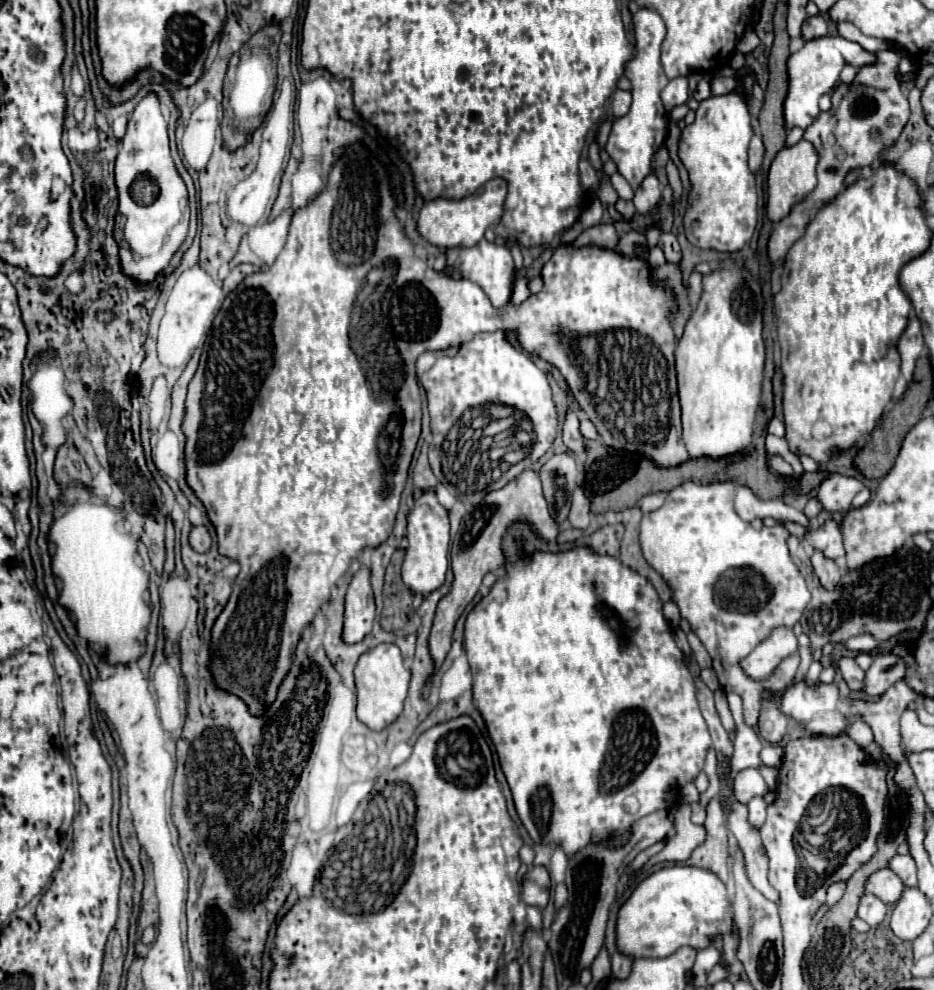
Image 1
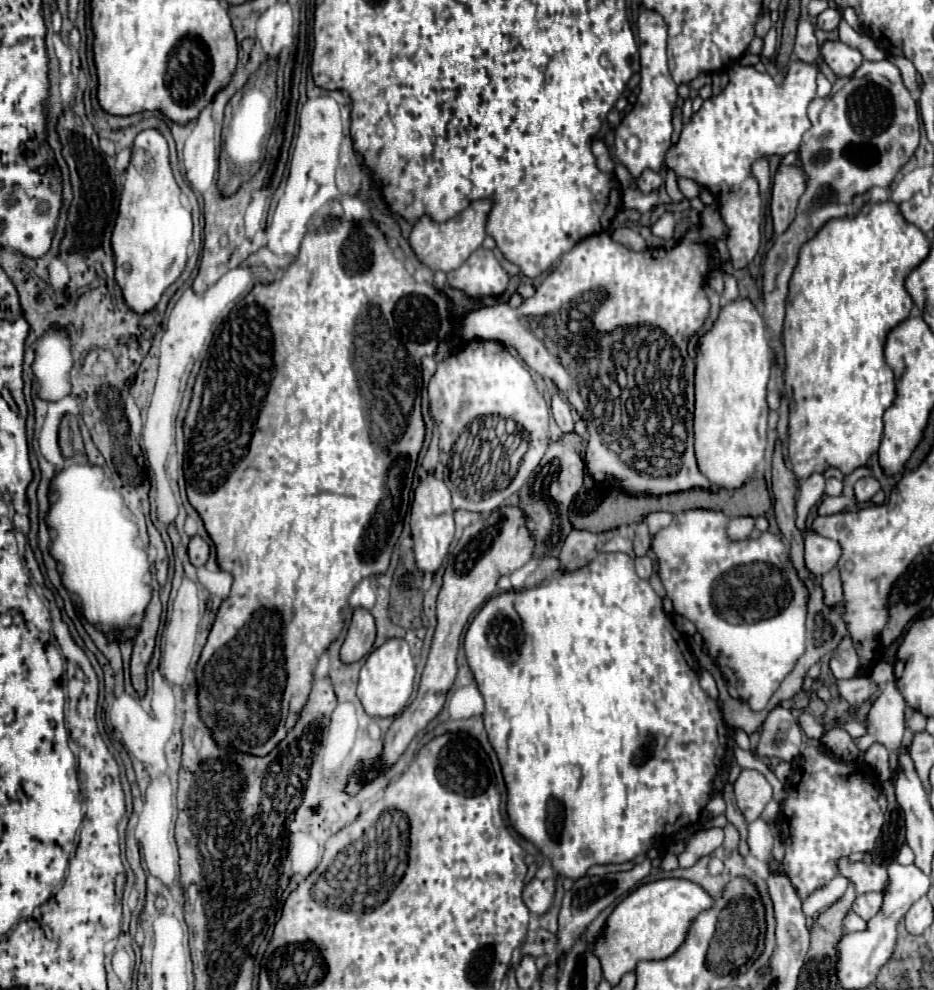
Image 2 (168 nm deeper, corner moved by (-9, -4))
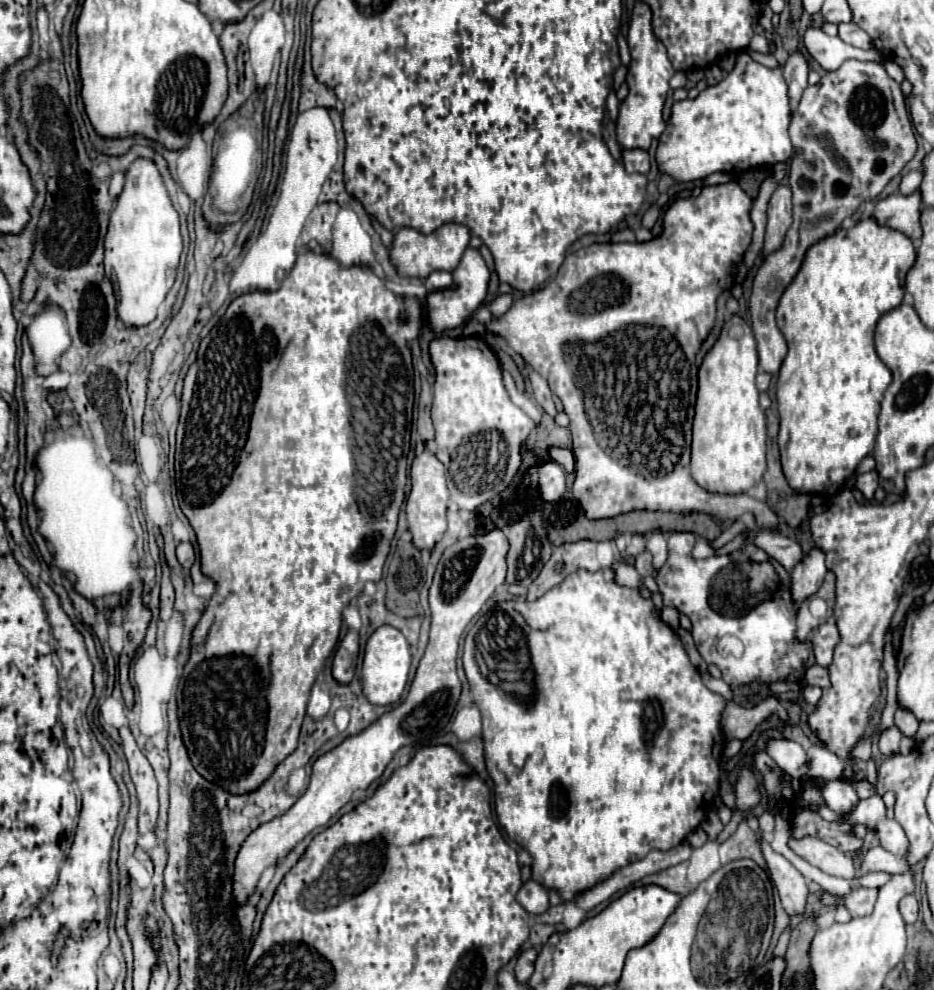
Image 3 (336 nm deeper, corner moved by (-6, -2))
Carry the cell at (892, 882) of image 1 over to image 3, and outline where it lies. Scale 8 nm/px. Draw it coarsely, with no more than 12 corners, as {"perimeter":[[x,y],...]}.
{"perimeter":[[788,838],[788,846],[830,876],[854,878],[854,862],[820,838]]}

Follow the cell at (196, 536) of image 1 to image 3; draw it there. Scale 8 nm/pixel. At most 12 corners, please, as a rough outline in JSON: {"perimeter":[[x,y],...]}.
{"perimeter":[[190,542],[178,544],[176,558],[190,570],[196,554]]}

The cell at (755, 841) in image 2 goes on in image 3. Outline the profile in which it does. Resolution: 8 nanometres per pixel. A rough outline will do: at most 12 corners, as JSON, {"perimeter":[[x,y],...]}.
{"perimeter":[[768,840],[766,864],[788,916],[806,912],[806,878]]}

